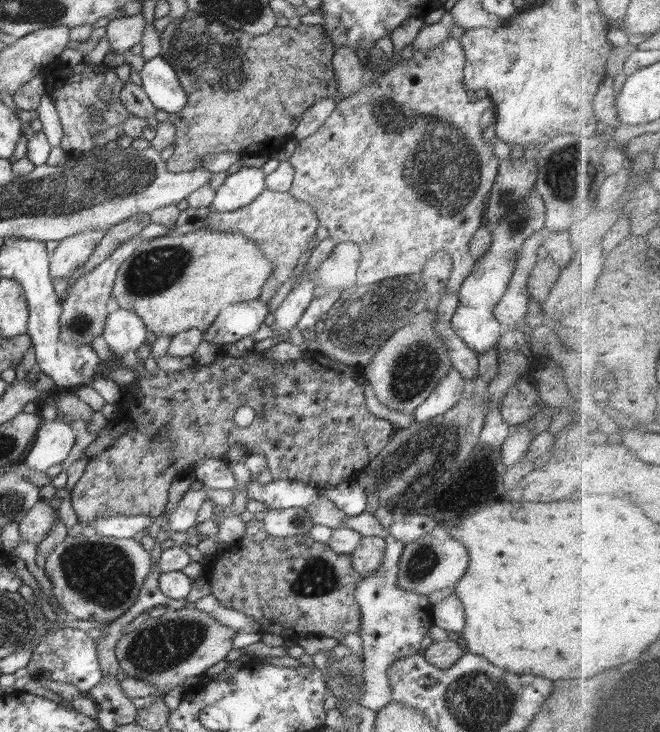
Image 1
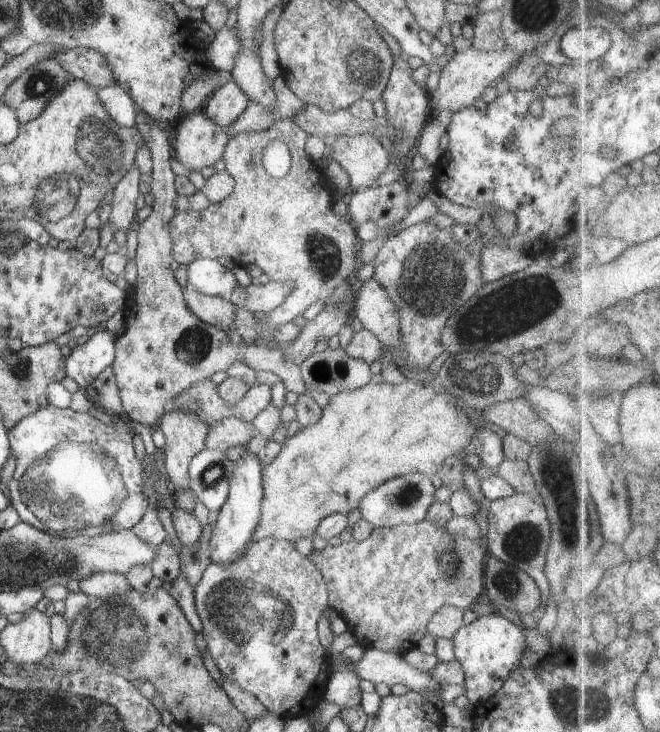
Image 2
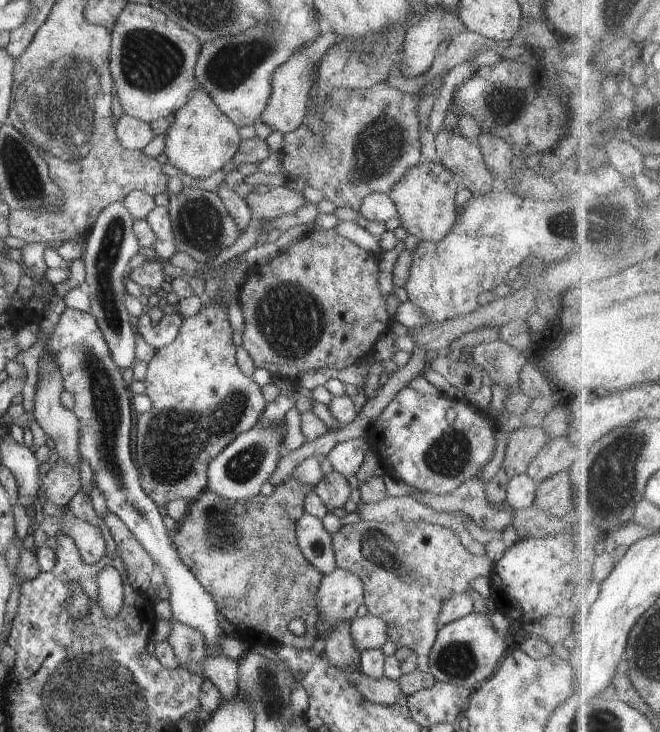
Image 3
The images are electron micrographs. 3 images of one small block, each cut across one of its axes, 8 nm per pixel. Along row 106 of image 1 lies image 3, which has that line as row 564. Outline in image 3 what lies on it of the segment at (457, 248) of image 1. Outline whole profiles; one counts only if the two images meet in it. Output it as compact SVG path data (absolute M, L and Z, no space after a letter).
M361 520L352 525L342 525L332 538L335 565L354 573L363 582L363 603L367 612L385 621L387 640L392 640L398 648L413 650L417 654L417 668L428 673L430 649L440 629L437 620L443 604L453 596L468 592L470 582L477 576L488 576L493 570L492 562L472 554L454 529L424 521L381 523Z

